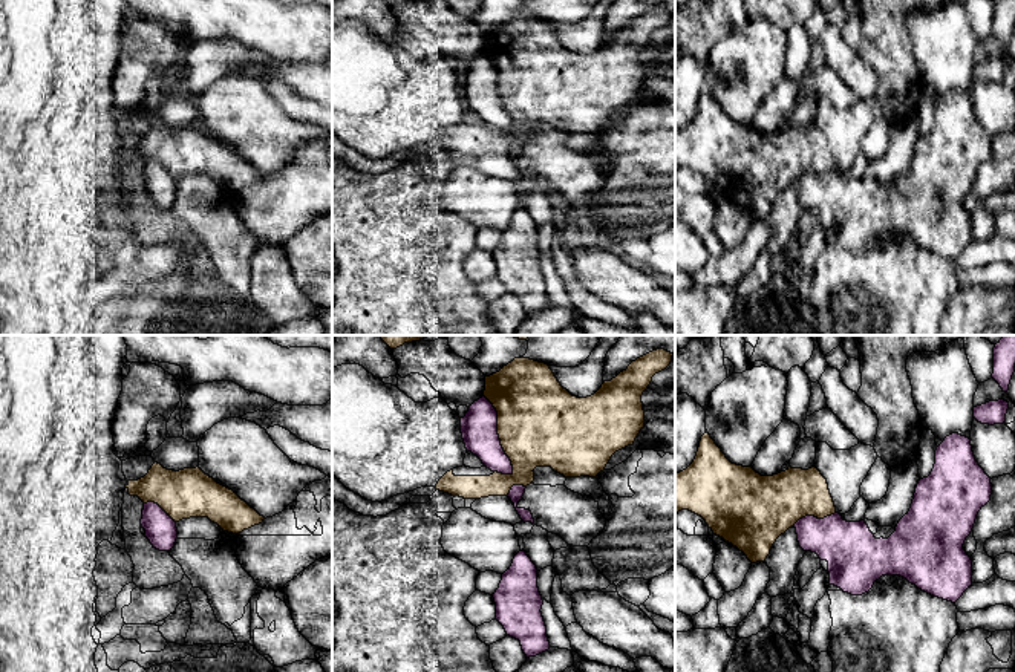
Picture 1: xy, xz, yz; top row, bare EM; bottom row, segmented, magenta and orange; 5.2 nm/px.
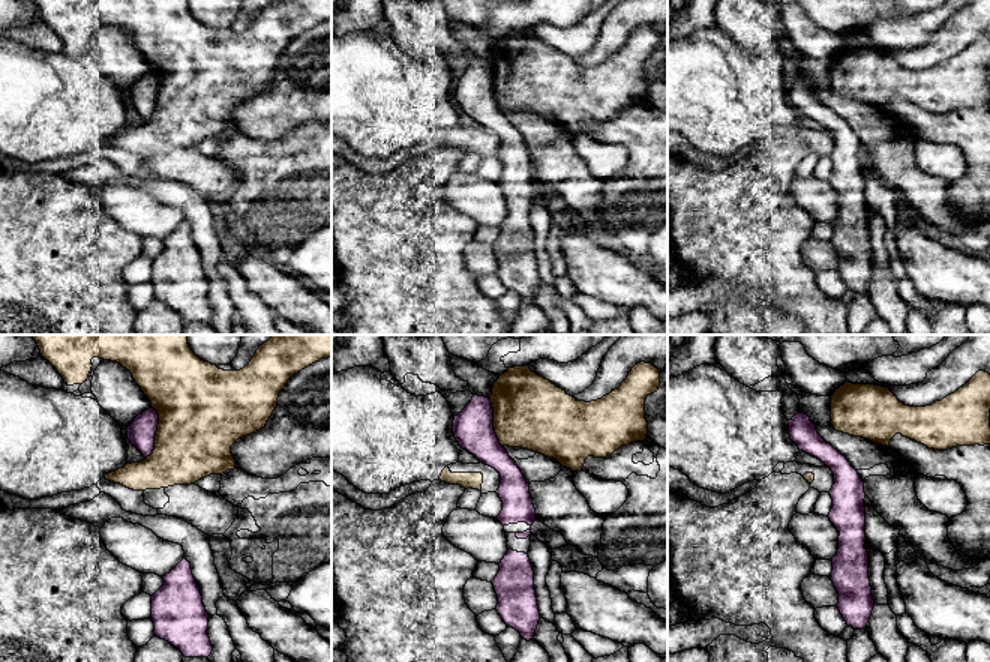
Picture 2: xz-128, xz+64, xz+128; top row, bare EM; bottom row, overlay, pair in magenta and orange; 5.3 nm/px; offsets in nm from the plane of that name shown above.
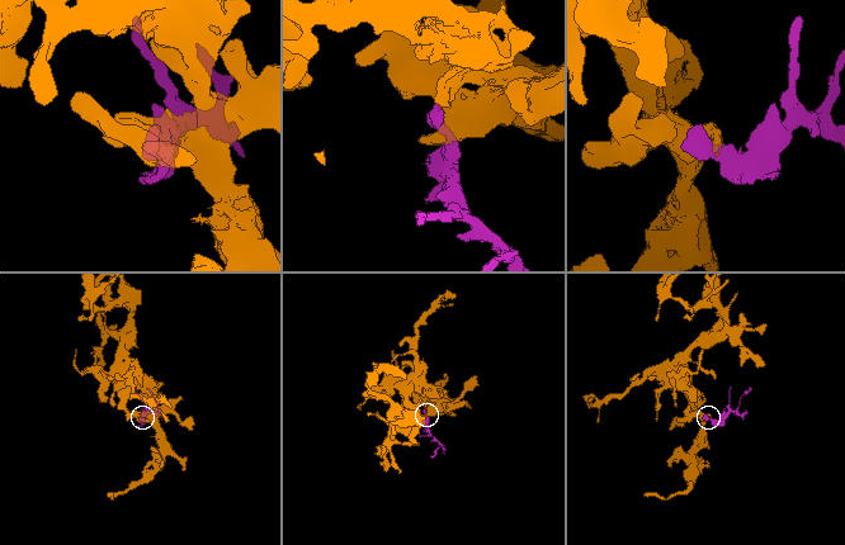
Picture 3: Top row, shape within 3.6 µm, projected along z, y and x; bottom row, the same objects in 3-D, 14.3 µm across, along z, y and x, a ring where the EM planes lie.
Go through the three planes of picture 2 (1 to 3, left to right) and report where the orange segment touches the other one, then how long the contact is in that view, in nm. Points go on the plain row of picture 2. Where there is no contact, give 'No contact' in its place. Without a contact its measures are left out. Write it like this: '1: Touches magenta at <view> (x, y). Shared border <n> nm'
1: Touches magenta at xz-128 (156, 95). Shared border 280 nm
2: Touches magenta at xz+64 (492, 86). Shared border 280 nm
3: No contact

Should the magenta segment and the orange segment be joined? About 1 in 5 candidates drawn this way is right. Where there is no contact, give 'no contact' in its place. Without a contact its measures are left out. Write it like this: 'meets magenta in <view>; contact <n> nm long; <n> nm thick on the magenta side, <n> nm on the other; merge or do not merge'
meets magenta in xz; contact 440 nm long; 190 nm thick on the magenta side, 440 nm on the other; do not merge

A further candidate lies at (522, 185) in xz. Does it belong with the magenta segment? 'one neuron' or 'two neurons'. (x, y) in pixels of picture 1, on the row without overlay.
one neuron

